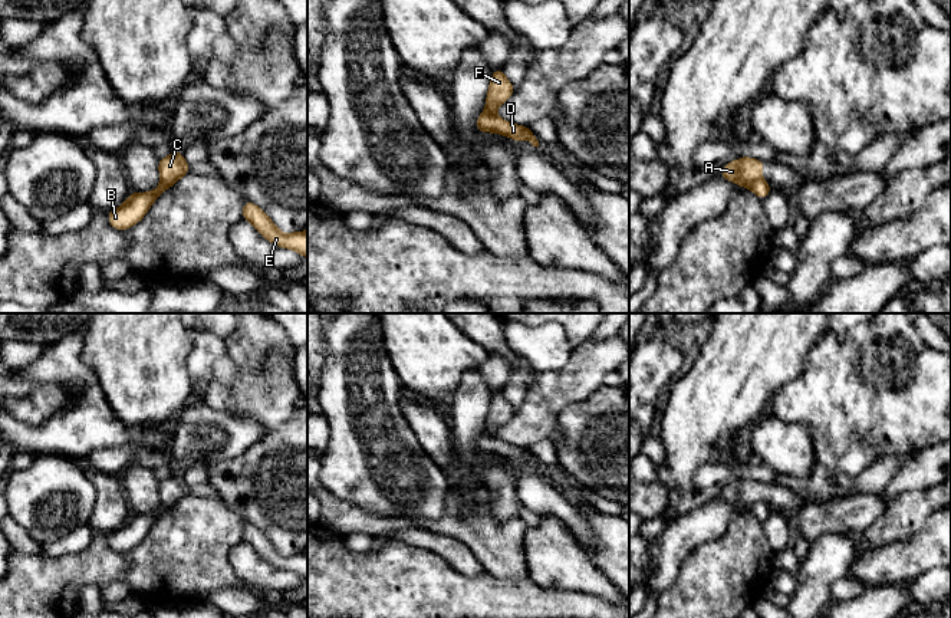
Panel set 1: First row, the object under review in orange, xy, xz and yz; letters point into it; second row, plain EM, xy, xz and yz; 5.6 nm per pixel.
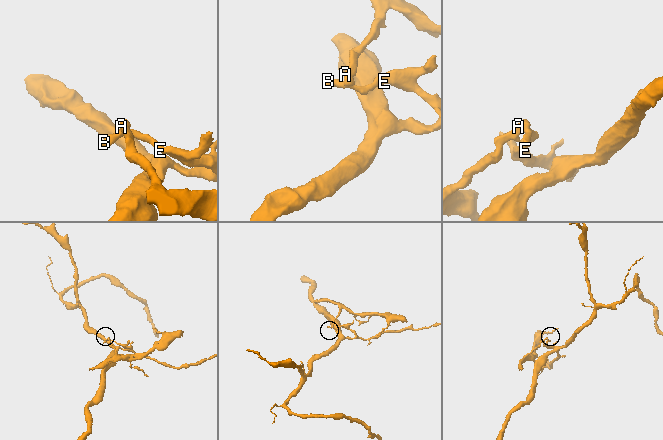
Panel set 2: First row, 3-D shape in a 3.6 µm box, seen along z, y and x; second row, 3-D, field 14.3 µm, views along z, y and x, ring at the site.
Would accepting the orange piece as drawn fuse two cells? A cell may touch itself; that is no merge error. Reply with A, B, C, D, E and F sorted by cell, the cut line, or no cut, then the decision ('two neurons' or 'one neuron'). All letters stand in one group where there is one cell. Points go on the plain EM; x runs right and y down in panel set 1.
groups A C F / B D E; cut yz (760, 500), (749, 509); two neurons

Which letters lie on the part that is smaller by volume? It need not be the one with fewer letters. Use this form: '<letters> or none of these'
A, C, F

